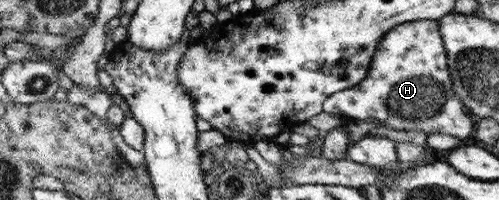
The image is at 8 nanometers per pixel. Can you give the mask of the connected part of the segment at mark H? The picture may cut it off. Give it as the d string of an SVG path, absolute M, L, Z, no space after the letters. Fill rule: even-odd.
M416 20L400 24L384 36L372 60L367 79L355 87L328 96L323 110L351 120L380 121L396 130L420 130L428 136L432 130L456 136L460 140L472 132L472 117L462 100L456 97L454 78L451 76L446 46L436 20Z

